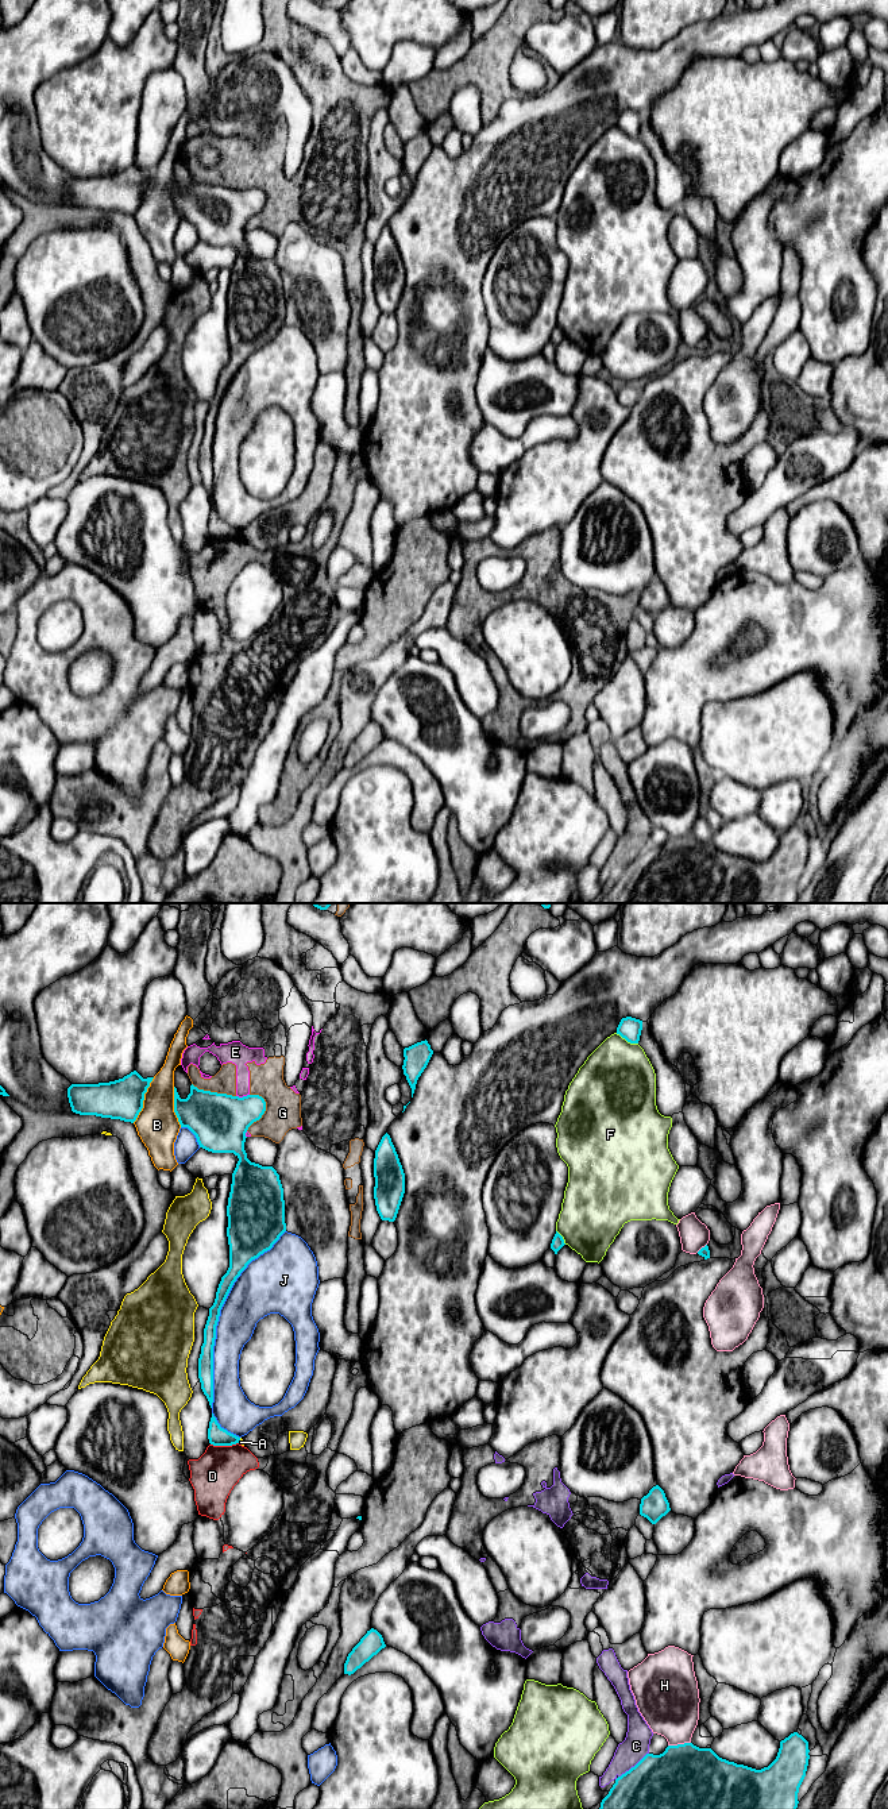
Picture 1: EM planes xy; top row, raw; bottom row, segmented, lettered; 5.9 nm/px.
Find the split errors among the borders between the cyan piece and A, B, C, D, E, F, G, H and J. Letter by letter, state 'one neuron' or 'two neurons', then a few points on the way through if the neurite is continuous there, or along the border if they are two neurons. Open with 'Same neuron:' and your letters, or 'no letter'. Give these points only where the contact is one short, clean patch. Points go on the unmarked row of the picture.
Same neuron: no letter
A: two neurons
B: two neurons
C: two neurons
D: two neurons
E: two neurons
F: two neurons
G: two neurons
H: two neurons
J: two neurons

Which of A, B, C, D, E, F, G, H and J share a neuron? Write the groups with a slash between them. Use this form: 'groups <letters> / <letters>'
groups A / B / C D E G / F / H / J

